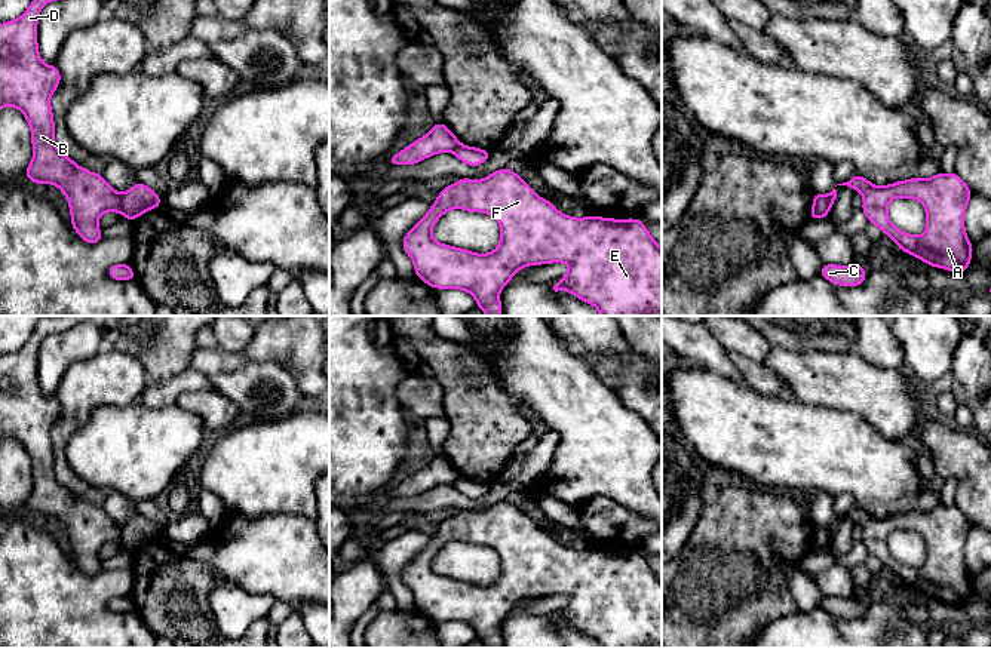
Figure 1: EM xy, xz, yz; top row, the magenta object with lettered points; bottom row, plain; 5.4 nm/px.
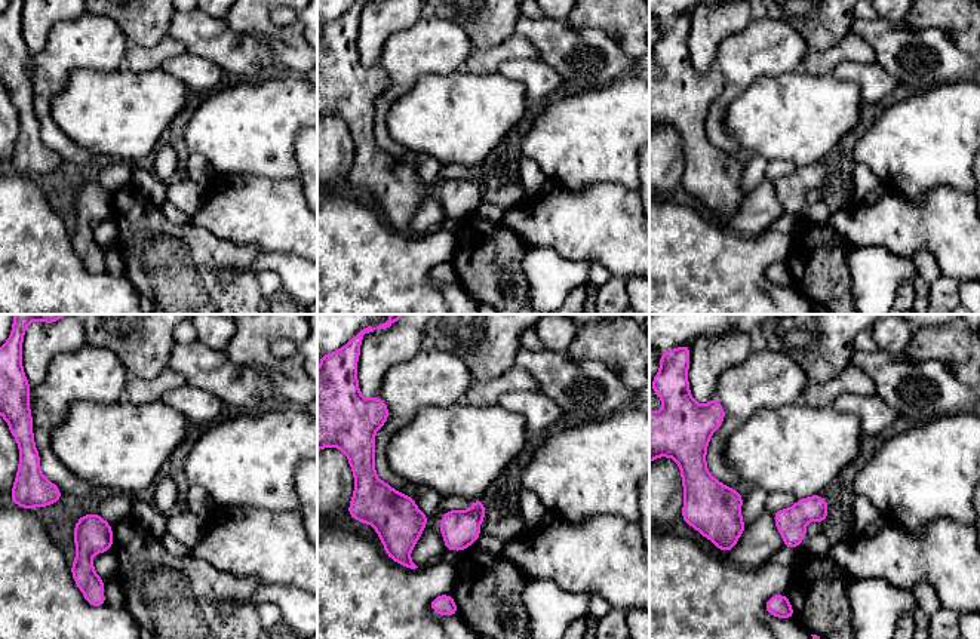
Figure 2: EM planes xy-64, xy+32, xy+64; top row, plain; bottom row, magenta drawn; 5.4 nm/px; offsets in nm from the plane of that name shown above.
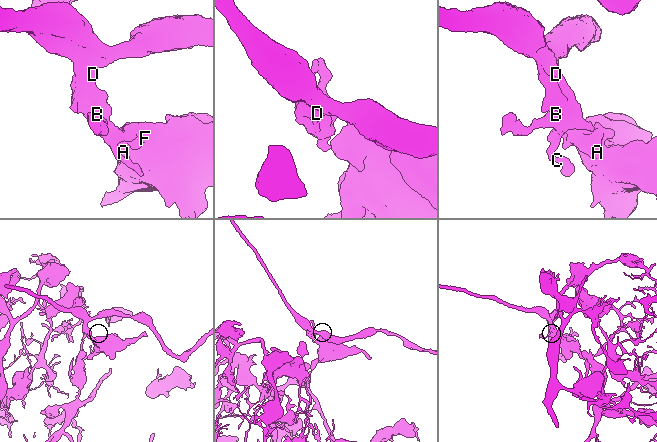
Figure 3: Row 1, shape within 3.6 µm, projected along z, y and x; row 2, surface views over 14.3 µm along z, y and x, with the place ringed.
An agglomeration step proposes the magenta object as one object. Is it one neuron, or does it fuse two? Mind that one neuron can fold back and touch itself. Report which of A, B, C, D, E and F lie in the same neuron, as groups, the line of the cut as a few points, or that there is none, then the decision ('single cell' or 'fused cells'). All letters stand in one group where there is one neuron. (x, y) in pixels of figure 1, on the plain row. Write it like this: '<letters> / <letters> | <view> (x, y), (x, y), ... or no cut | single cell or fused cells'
A E F / B C D | xy (119, 527), (122, 544) | fused cells

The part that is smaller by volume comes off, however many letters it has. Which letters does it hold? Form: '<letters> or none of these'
B, C, D

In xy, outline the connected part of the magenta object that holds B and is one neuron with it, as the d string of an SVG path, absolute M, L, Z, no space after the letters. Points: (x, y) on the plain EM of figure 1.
M42 316L28 341L18 350L0 356L0 442L15 439L22 443L31 461L33 491L25 507L36 516L53 516L67 529L71 558L88 575L95 577L102 571L98 552L105 544L122 546L122 531L101 506L80 500L55 477L55 454L50 429L61 414L61 405L55 397L42 393L37 377L37 354L43 338L52 332L65 332L89 316Z

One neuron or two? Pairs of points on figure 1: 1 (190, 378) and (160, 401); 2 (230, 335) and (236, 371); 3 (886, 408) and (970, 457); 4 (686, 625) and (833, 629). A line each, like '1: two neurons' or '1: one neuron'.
1: one neuron
2: two neurons
3: two neurons
4: two neurons

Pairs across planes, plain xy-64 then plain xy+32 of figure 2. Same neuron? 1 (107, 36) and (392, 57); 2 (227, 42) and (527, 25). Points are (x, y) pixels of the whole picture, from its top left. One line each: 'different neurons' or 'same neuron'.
1: same neuron
2: same neuron

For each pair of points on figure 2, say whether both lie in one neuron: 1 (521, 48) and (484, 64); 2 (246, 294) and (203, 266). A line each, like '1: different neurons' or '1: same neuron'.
1: same neuron
2: same neuron

